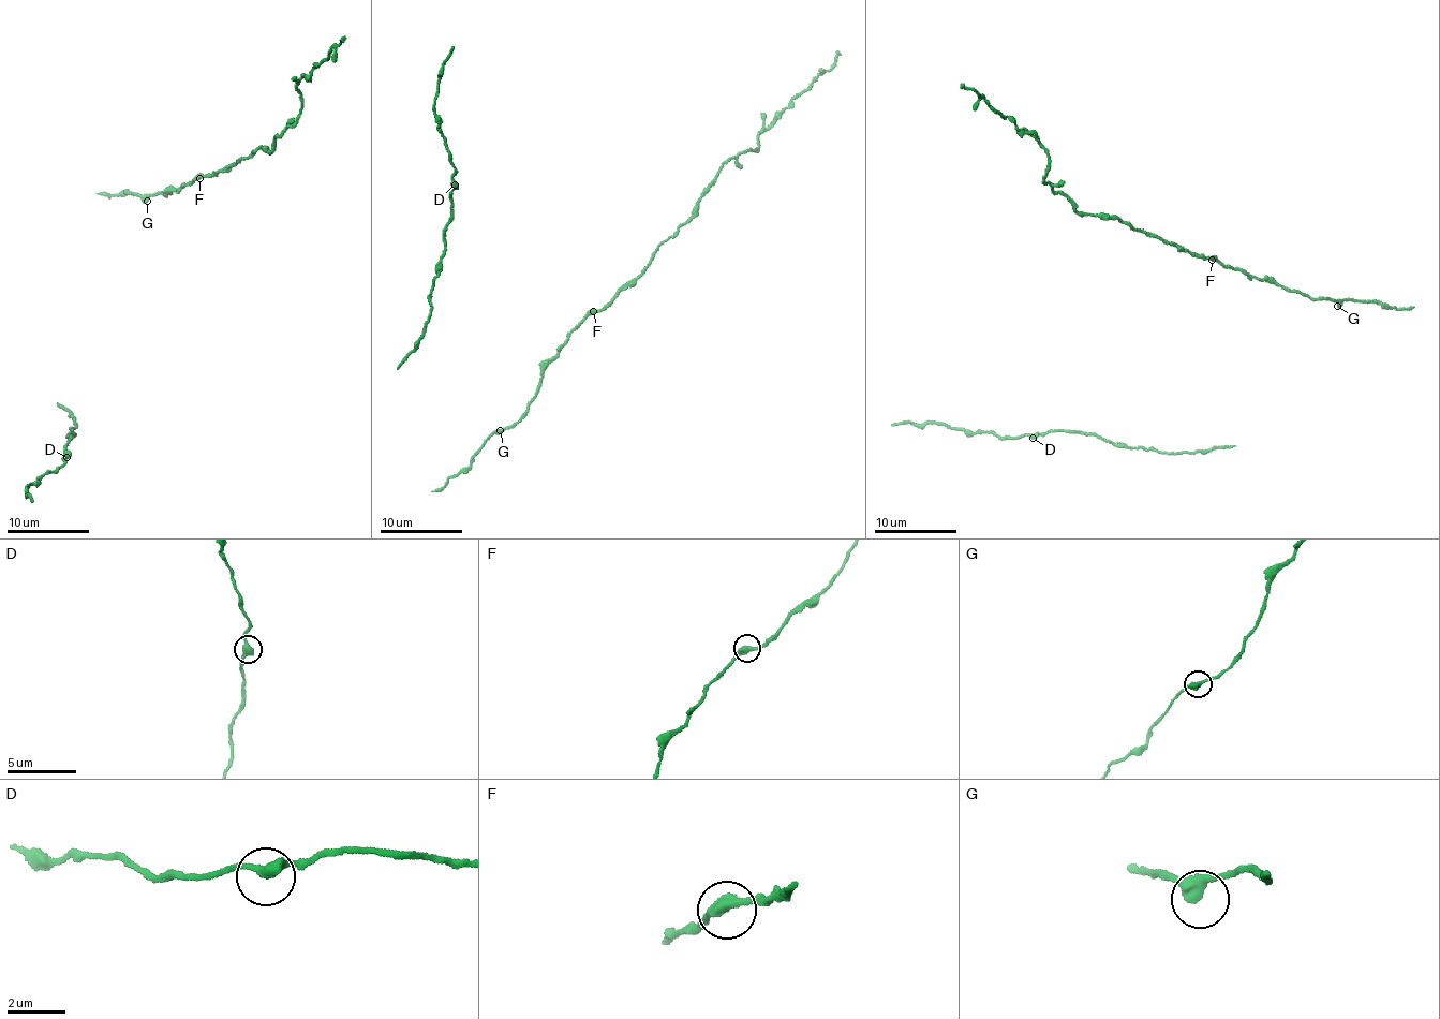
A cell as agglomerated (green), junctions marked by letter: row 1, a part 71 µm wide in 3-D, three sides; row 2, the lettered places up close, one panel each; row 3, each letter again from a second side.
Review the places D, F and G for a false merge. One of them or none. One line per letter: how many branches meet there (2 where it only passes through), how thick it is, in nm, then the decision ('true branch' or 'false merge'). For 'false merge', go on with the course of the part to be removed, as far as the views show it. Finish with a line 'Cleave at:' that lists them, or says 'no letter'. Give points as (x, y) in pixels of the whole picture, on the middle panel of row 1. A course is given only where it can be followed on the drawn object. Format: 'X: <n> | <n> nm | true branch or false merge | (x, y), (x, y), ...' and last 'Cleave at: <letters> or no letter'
D: 2 | 360 nm | true branch
F: 2 | 360 nm | true branch
G: 2 | 360 nm | true branch
Cleave at: no letter

